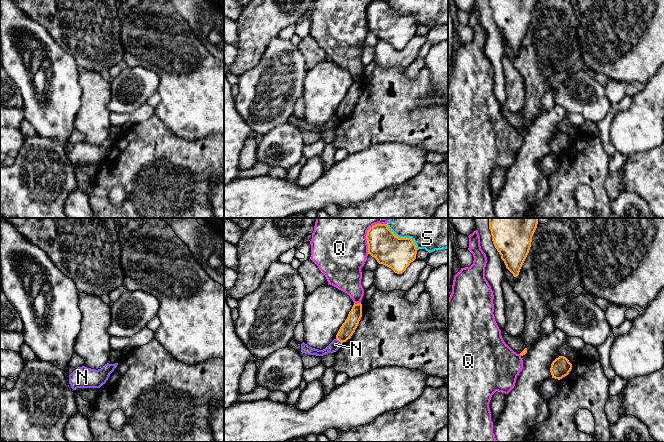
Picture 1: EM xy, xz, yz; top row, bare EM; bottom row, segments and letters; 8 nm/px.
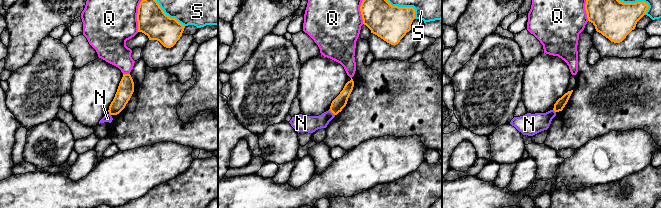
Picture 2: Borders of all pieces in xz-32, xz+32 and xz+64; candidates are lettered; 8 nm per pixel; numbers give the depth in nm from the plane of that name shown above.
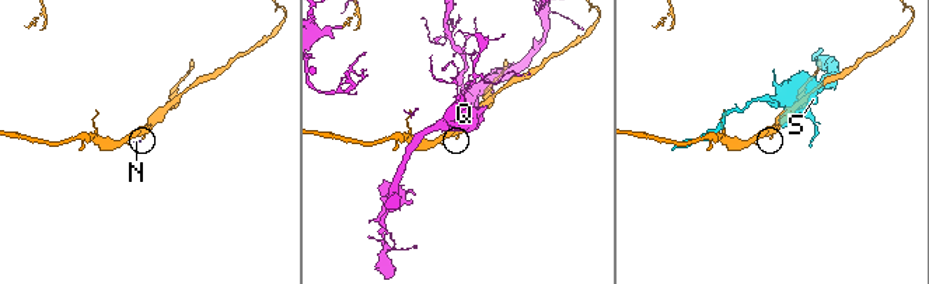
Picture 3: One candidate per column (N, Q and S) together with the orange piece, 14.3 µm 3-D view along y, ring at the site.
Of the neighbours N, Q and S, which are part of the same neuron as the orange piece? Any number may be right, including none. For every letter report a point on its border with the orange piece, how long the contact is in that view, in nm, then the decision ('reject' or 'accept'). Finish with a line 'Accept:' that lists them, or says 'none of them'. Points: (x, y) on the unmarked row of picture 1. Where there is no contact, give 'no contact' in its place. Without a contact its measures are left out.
N: meets orange in xz at (339, 116); contact 60 nm long; reject
Q: meets orange in xz at (366, 14); contact 240 nm long; reject
S: meets orange in xz at (403, 14); contact 320 nm long; reject
Accept: none of them

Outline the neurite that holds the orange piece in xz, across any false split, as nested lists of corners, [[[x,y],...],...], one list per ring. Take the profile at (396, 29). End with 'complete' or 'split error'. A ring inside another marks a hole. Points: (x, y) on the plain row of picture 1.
[[[387,0],[370,3],[366,15],[368,30],[397,50],[402,50],[416,35],[417,24],[414,17],[411,14],[397,13]]]; complete

